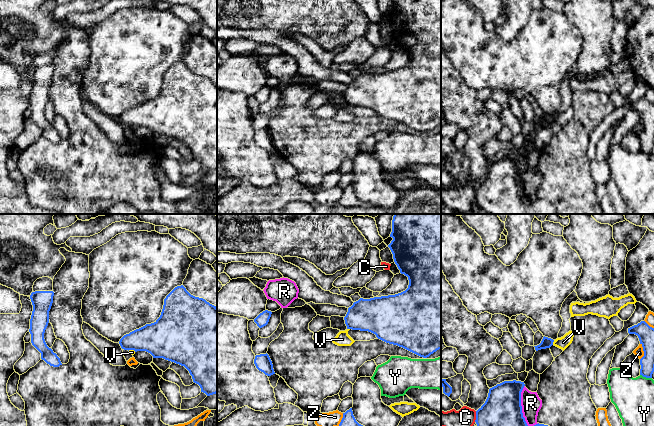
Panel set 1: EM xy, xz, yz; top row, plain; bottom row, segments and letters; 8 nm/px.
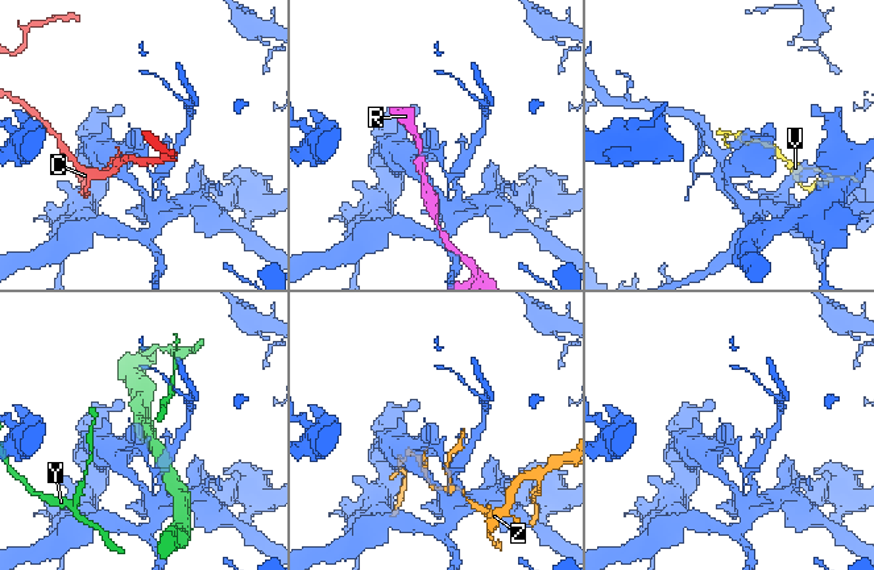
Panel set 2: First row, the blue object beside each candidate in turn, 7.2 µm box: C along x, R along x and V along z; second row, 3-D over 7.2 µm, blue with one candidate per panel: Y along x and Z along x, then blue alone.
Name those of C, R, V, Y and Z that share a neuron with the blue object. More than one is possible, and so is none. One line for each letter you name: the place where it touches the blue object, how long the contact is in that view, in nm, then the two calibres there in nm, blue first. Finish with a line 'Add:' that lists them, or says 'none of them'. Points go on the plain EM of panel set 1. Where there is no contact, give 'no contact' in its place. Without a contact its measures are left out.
Add: none of them

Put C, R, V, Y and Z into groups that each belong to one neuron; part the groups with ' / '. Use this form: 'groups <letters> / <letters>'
groups C / R / V / Y / Z

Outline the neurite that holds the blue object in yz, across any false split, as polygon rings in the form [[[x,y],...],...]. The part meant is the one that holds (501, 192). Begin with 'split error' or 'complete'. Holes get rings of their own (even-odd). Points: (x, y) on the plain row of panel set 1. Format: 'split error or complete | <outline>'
complete | [[[513,156],[489,165],[475,196],[478,206],[487,214],[557,214],[548,201],[527,201],[521,182],[524,162],[524,158]]]

